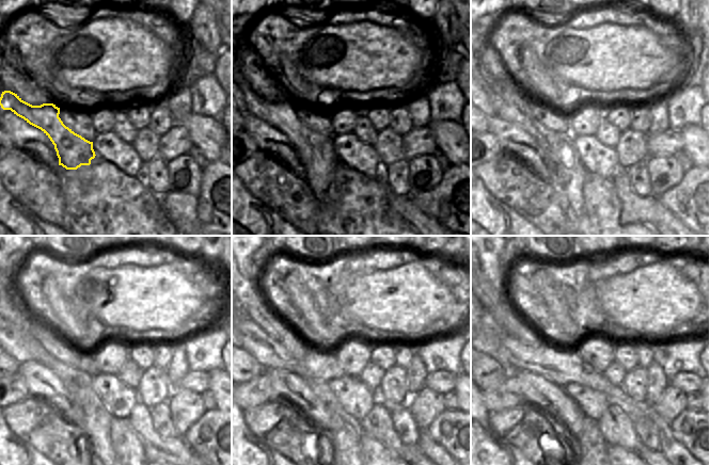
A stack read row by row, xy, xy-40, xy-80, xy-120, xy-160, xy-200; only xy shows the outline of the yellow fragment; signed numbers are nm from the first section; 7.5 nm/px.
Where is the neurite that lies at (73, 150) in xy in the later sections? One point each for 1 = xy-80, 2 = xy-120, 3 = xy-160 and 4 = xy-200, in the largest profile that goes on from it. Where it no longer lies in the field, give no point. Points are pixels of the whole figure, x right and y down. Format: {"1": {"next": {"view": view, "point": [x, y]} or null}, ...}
{"1": {"next": {"view": "xy-80", "point": [567, 174]}}, "2": {"next": {"view": "xy-120", "point": [96, 418]}}, "3": {"next": {"view": "xy-160", "point": [345, 433]}}, "4": {"next": {"view": "xy-200", "point": [594, 448]}}}

